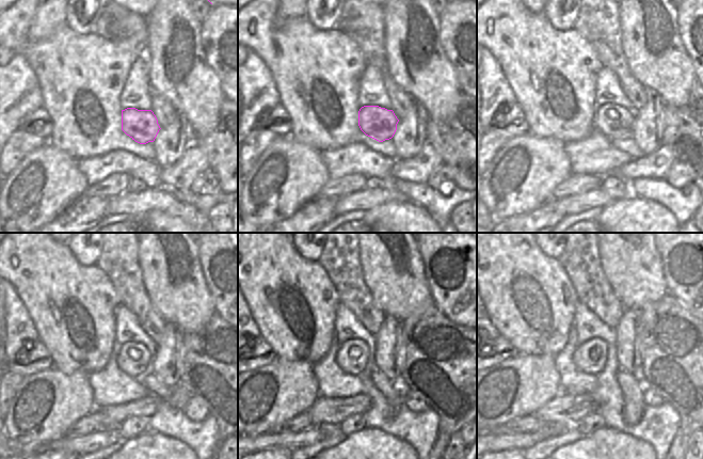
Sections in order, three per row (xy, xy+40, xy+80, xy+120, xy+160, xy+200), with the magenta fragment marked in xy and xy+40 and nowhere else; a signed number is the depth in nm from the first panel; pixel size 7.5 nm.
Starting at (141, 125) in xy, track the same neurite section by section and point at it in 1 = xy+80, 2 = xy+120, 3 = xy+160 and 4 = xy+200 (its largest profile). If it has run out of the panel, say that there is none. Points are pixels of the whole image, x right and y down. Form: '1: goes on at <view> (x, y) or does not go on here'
1: goes on at xy+80 (616, 123)
2: goes on at xy+120 (137, 359)
3: goes on at xy+160 (365, 348)
4: goes on at xy+200 (604, 349)

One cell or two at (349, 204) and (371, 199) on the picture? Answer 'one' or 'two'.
one

